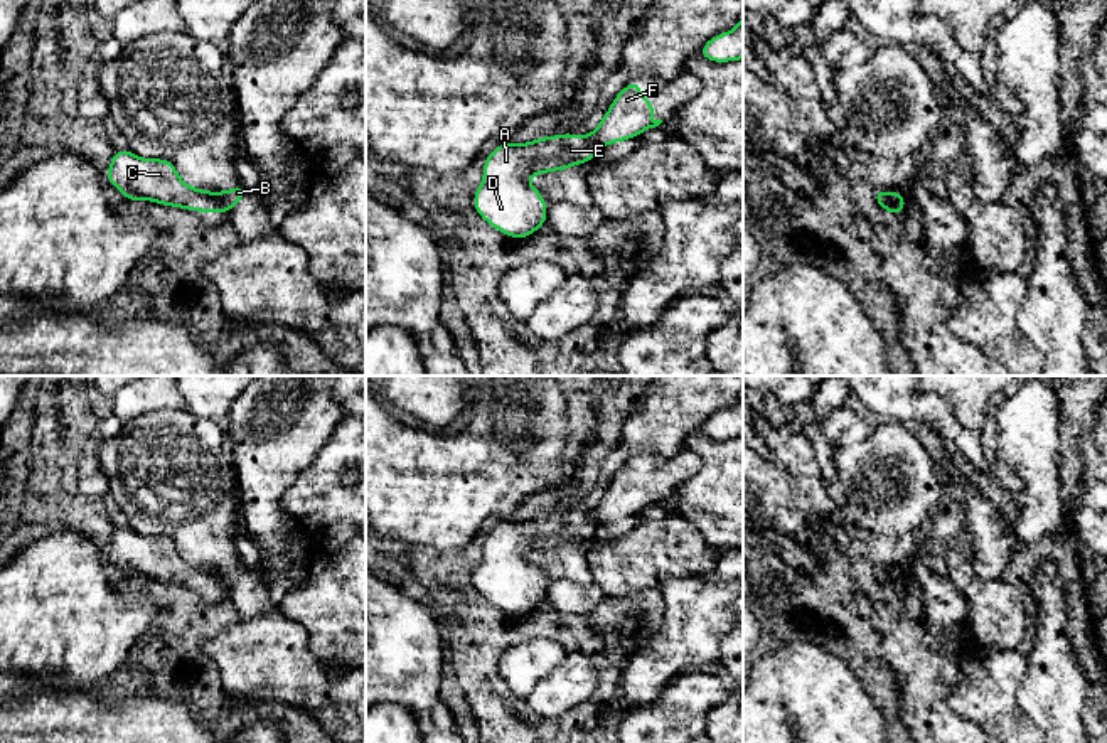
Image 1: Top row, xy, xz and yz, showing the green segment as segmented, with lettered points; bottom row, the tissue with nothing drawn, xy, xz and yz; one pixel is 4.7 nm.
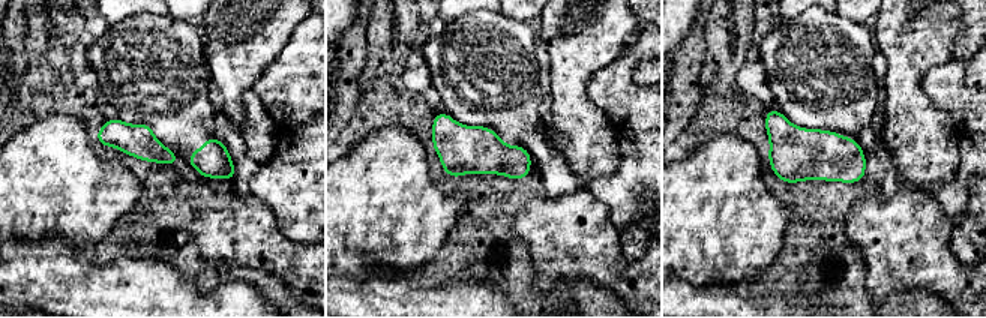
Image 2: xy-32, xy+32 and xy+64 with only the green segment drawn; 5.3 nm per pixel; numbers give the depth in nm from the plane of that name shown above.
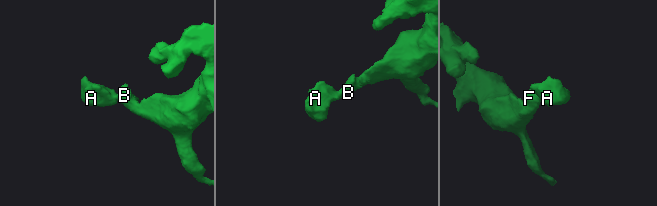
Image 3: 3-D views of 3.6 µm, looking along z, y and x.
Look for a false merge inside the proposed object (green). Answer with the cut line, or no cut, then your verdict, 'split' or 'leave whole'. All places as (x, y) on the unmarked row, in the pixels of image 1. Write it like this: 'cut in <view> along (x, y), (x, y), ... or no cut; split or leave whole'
cut in xy along (216, 571), (214, 587); split

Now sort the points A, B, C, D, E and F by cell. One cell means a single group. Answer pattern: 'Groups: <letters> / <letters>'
Groups: A C D E / B F

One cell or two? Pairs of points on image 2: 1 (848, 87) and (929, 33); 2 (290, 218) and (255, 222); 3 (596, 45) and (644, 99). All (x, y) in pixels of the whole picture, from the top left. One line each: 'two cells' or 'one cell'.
1: two cells
2: two cells
3: two cells

